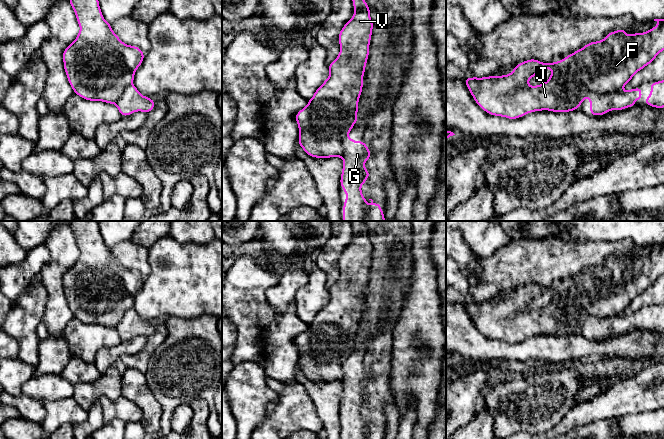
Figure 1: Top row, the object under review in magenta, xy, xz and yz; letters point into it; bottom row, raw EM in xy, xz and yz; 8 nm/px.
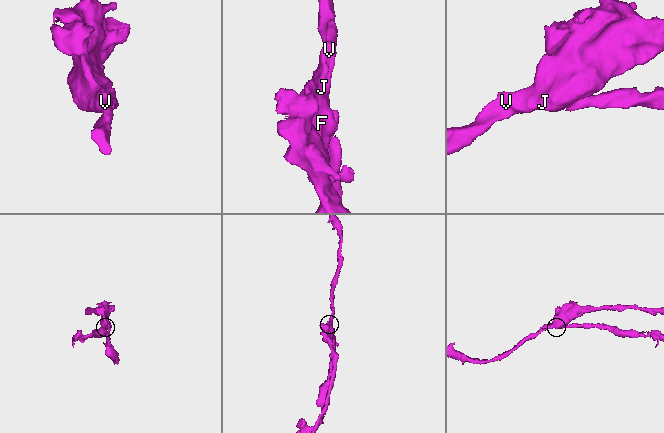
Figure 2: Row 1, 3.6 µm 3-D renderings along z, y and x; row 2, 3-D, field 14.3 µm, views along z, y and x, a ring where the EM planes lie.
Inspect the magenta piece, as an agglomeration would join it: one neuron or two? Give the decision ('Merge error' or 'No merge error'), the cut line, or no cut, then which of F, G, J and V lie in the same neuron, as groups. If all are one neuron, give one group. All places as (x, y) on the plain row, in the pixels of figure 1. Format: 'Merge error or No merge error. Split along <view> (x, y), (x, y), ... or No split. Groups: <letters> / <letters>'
Merge error. Split along yz (620, 313), (601, 318), (594, 317). Groups: F J V / G

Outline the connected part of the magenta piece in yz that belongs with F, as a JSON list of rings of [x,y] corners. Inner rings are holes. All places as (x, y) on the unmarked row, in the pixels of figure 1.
[[[654,243],[659,248],[650,254],[633,259],[627,259],[624,253],[609,256],[603,264],[587,267],[583,272],[566,280],[561,285],[554,287],[542,287],[536,283],[529,283],[517,288],[510,298],[489,301],[465,302],[466,310],[477,329],[486,337],[493,340],[518,343],[530,336],[548,334],[552,336],[570,336],[577,334],[586,320],[591,317],[599,319],[621,314],[633,300],[648,288],[652,287],[656,280],[664,275],[664,243]],[[550,292],[550,302],[543,308],[530,310],[527,306],[539,296]]]

